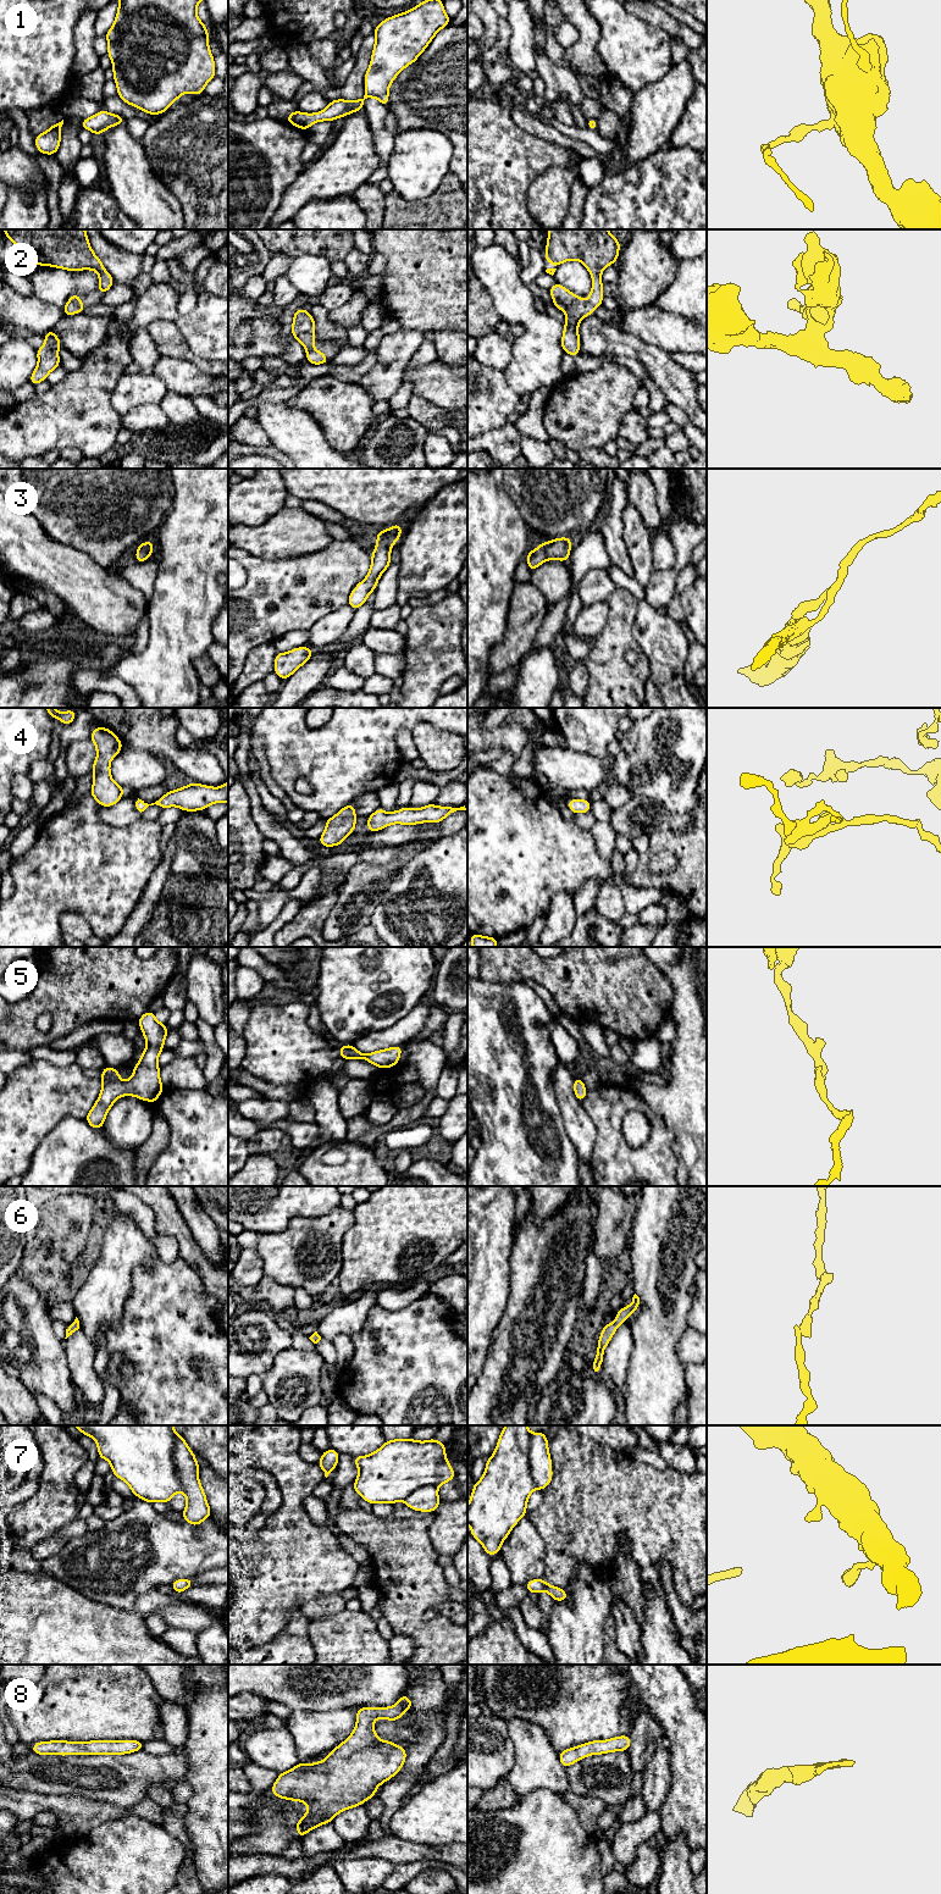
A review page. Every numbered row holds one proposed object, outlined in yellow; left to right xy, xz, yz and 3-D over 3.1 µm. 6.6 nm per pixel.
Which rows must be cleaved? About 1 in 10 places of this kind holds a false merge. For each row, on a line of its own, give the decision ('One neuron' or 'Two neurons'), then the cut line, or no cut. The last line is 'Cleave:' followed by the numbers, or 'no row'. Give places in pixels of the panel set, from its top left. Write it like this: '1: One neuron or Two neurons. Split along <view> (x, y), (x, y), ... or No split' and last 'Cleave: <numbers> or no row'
1: One neuron. No split
2: One neuron. No split
3: One neuron. No split
4: One neuron. No split
5: One neuron. No split
6: One neuron. No split
7: Two neurons. Split along xy (177, 1434), (173, 1449), (173, 1466), (184, 1493)
8: One neuron. No split
Cleave: 7

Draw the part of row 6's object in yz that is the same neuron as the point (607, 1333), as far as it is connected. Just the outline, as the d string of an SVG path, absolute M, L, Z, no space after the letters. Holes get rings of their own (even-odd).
M635 1294L632 1297L632 1303L630 1306L625 1306L619 1309L616 1313L615 1320L613 1323L605 1324L602 1329L598 1345L597 1345L597 1355L594 1357L593 1362L593 1369L594 1372L598 1372L599 1368L603 1364L603 1357L604 1357L604 1348L610 1342L614 1333L616 1329L624 1324L630 1314L632 1314L636 1309L638 1309L641 1306L640 1297Z

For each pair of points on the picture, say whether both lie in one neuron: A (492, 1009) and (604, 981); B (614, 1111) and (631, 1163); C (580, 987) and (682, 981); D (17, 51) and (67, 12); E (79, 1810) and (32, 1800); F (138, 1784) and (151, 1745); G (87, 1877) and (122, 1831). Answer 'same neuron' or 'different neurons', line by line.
A: different neurons
B: same neuron
C: different neurons
D: same neuron
E: same neuron
F: different neurons
G: same neuron

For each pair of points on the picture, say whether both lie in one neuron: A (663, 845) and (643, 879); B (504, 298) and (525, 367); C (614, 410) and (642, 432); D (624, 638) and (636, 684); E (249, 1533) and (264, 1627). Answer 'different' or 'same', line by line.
A: same
B: same
C: different
D: same
E: different

